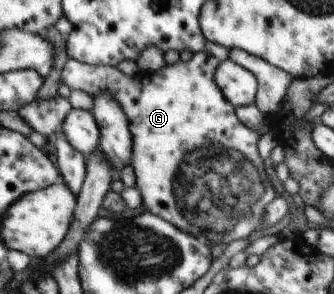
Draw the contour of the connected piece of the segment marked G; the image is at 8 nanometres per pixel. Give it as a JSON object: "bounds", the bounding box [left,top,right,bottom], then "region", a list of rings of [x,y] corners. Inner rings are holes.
{"bounds":[60,50,275,246],"region":[[[204,50],[194,53],[188,62],[179,60],[173,66],[166,64],[158,72],[140,71],[135,77],[127,77],[118,67],[68,59],[60,81],[70,90],[83,90],[91,97],[108,91],[122,105],[133,138],[130,165],[135,172],[135,187],[140,191],[149,213],[160,216],[196,238],[204,234],[212,244],[222,242],[228,246],[230,242],[248,237],[262,228],[262,214],[275,199],[275,191],[259,153],[260,134],[238,120],[235,106],[226,100],[215,83],[214,73],[218,65],[218,59]]]}

